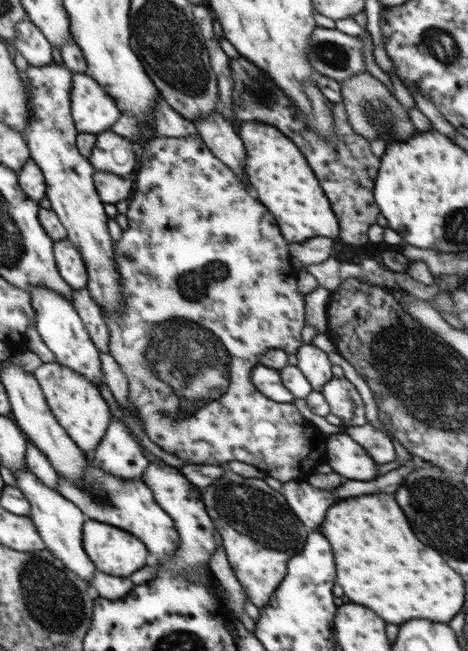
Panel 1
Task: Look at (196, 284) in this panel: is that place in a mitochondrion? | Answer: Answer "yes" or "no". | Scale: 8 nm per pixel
yes

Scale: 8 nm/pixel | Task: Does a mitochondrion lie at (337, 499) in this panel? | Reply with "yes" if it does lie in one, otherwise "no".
no

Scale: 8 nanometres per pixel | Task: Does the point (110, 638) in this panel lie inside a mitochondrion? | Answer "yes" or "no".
no

